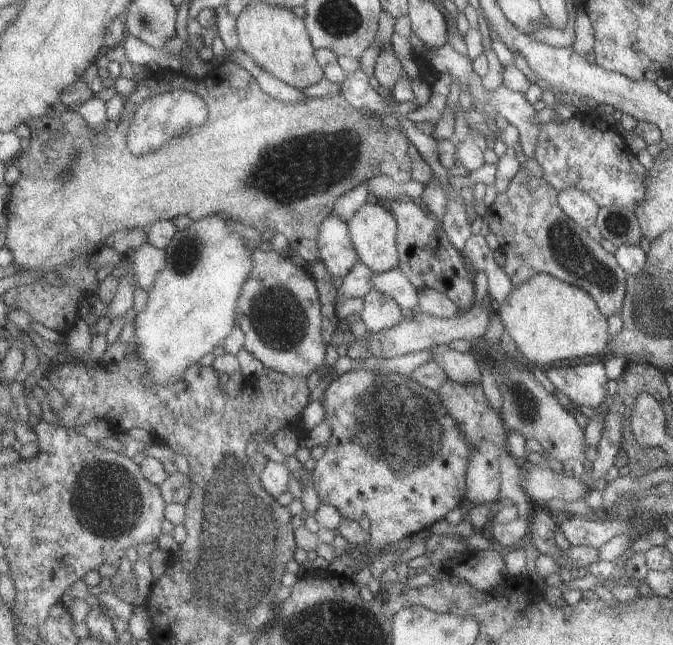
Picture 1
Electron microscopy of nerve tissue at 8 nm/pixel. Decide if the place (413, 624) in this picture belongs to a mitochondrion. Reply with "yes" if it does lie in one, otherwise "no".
no

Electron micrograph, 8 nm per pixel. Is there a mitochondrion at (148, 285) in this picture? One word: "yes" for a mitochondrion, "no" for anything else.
no

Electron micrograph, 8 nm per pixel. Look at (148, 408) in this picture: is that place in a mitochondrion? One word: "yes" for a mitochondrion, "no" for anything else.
no

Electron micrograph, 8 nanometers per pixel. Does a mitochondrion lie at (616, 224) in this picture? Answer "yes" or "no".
yes

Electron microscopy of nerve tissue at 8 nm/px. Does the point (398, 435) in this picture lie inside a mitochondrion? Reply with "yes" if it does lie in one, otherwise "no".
yes

